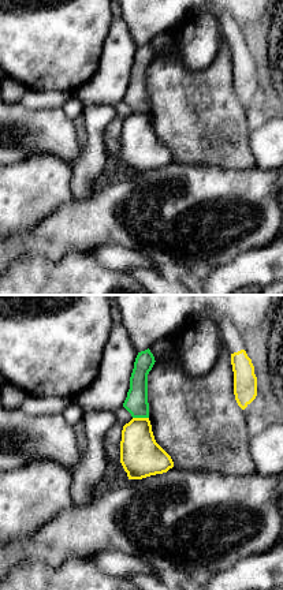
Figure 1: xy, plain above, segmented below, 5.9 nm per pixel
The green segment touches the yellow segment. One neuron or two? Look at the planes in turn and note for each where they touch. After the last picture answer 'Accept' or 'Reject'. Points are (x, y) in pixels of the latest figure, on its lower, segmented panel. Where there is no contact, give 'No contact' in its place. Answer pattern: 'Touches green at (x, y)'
Touches green at (141, 417)

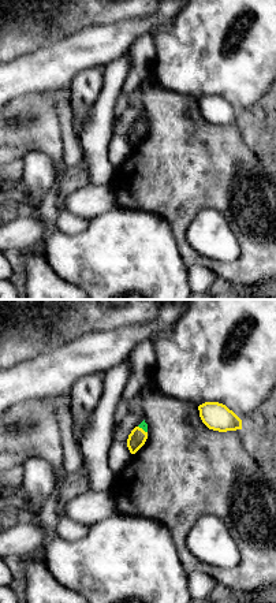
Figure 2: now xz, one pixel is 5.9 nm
Touches green at (142, 428)

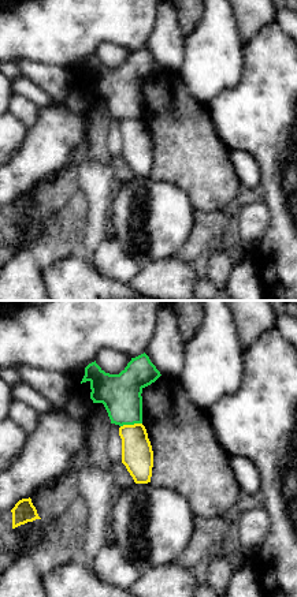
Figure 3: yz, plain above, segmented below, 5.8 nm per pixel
Touches green at (130, 424)

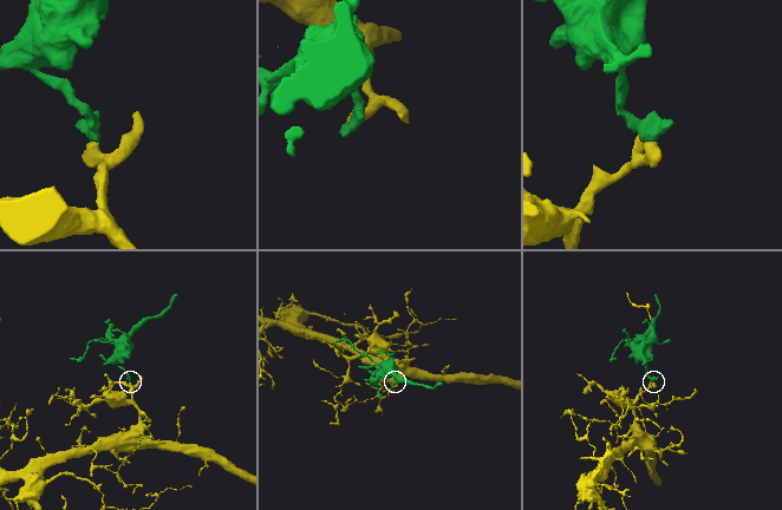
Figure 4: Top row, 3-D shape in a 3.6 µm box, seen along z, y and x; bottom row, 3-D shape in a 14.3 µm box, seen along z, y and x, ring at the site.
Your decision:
Reject

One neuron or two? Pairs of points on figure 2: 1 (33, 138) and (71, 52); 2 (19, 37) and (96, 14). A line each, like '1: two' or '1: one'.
1: two
2: one

